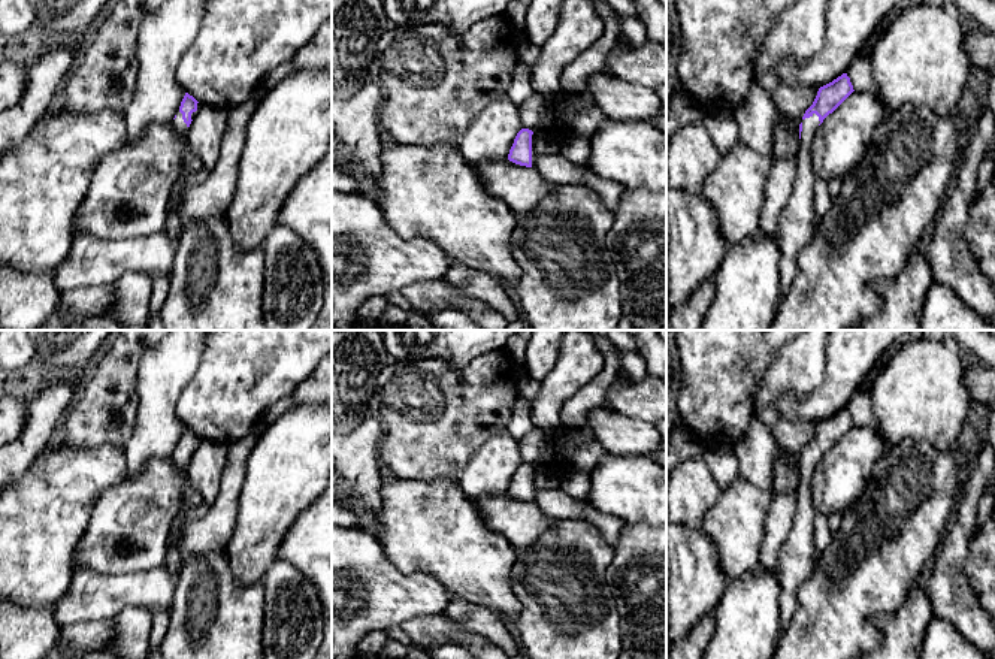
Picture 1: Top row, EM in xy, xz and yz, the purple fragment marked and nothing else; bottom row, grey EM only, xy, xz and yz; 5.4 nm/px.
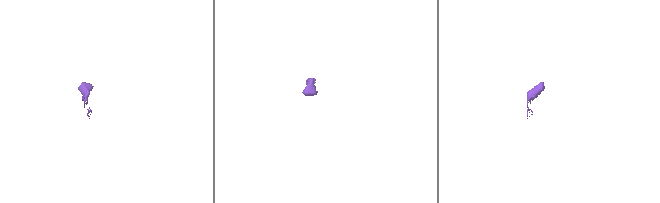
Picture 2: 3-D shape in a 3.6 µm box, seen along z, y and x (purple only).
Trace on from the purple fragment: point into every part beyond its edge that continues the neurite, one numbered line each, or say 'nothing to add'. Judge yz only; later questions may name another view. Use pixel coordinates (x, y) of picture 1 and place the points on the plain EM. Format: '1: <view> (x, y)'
1: yz (795, 561)

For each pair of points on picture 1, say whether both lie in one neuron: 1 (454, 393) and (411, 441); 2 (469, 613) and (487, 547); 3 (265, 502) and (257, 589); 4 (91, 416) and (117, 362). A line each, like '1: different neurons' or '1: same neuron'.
1: same neuron
2: different neurons
3: different neurons
4: same neuron

